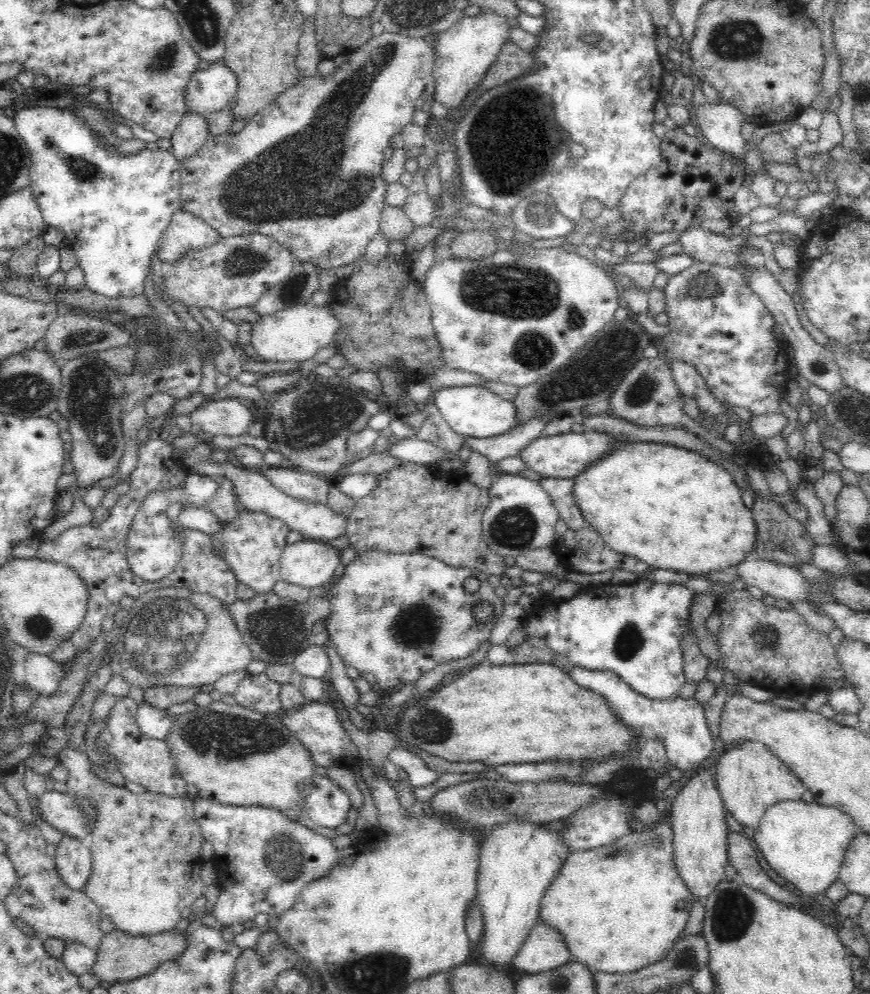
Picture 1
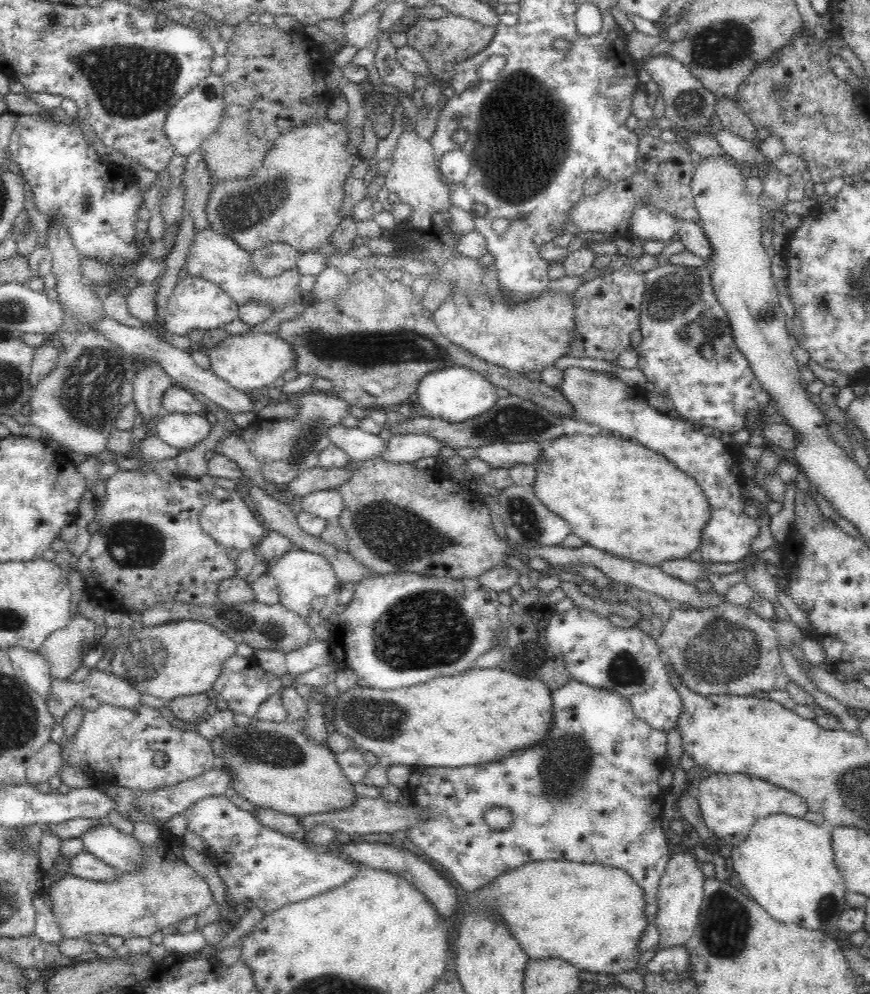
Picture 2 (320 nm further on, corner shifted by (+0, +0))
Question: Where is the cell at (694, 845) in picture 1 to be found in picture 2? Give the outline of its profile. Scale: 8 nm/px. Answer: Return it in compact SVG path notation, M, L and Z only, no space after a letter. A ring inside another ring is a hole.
M682 852L682 854L674 854L670 857L666 870L657 890L657 908L654 914L652 923L658 929L658 944L656 944L656 951L662 949L669 949L672 947L684 947L688 939L693 935L695 926L697 925L698 912L700 910L701 902L703 900L703 882L704 874L701 870L702 864L690 854L690 852Z

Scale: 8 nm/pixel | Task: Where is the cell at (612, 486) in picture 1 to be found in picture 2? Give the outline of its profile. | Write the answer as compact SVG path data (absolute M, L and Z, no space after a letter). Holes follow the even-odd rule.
M575 433L542 444L540 456L532 466L536 471L532 493L550 512L566 520L571 532L587 545L648 566L656 566L662 560L696 556L700 530L710 518L710 507L694 478L668 462L664 455L618 435Z

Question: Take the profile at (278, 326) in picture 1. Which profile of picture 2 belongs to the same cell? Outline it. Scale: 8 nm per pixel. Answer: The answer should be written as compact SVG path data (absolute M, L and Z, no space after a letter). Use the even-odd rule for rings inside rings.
M250 331L239 335L227 335L216 346L206 348L205 353L209 358L208 370L242 393L271 387L278 376L294 367L294 351L290 343L268 332Z

